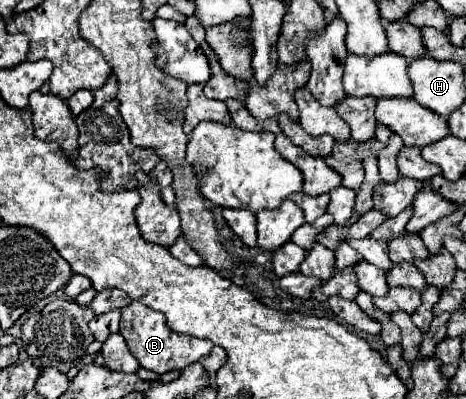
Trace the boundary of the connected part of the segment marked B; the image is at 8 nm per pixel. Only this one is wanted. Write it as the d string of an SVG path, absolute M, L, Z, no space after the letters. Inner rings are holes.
M132 301L122 309L122 321L120 321L120 335L124 337L130 353L138 359L138 363L154 371L158 375L174 369L184 369L192 363L196 363L200 357L208 355L208 351L214 347L212 341L208 339L198 339L198 337L188 337L180 333L172 333L170 327L164 321L164 315L158 311L152 311L150 307L142 305L140 301Z

